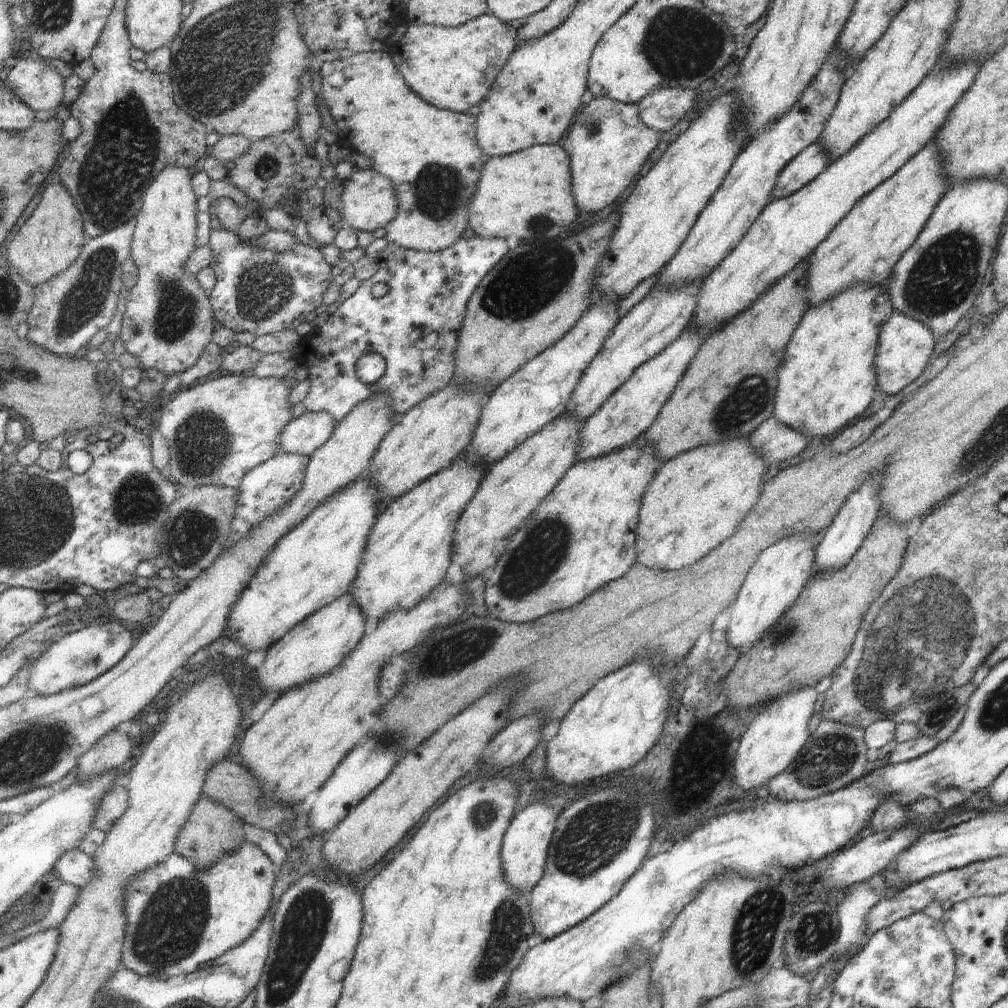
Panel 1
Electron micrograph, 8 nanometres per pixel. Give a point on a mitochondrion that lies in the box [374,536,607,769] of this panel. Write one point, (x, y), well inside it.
(457, 654)

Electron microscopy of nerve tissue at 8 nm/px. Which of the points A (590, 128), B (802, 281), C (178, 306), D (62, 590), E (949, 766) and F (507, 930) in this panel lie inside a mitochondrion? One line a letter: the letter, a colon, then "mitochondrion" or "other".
A: mitochondrion
B: other
C: mitochondrion
D: other
E: other
F: mitochondrion

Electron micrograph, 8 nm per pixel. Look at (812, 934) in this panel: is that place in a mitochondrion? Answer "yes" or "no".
yes

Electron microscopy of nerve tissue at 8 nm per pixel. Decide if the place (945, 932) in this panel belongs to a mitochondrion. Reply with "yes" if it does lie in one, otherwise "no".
no

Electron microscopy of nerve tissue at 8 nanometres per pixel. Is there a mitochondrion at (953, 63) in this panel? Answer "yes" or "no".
no

